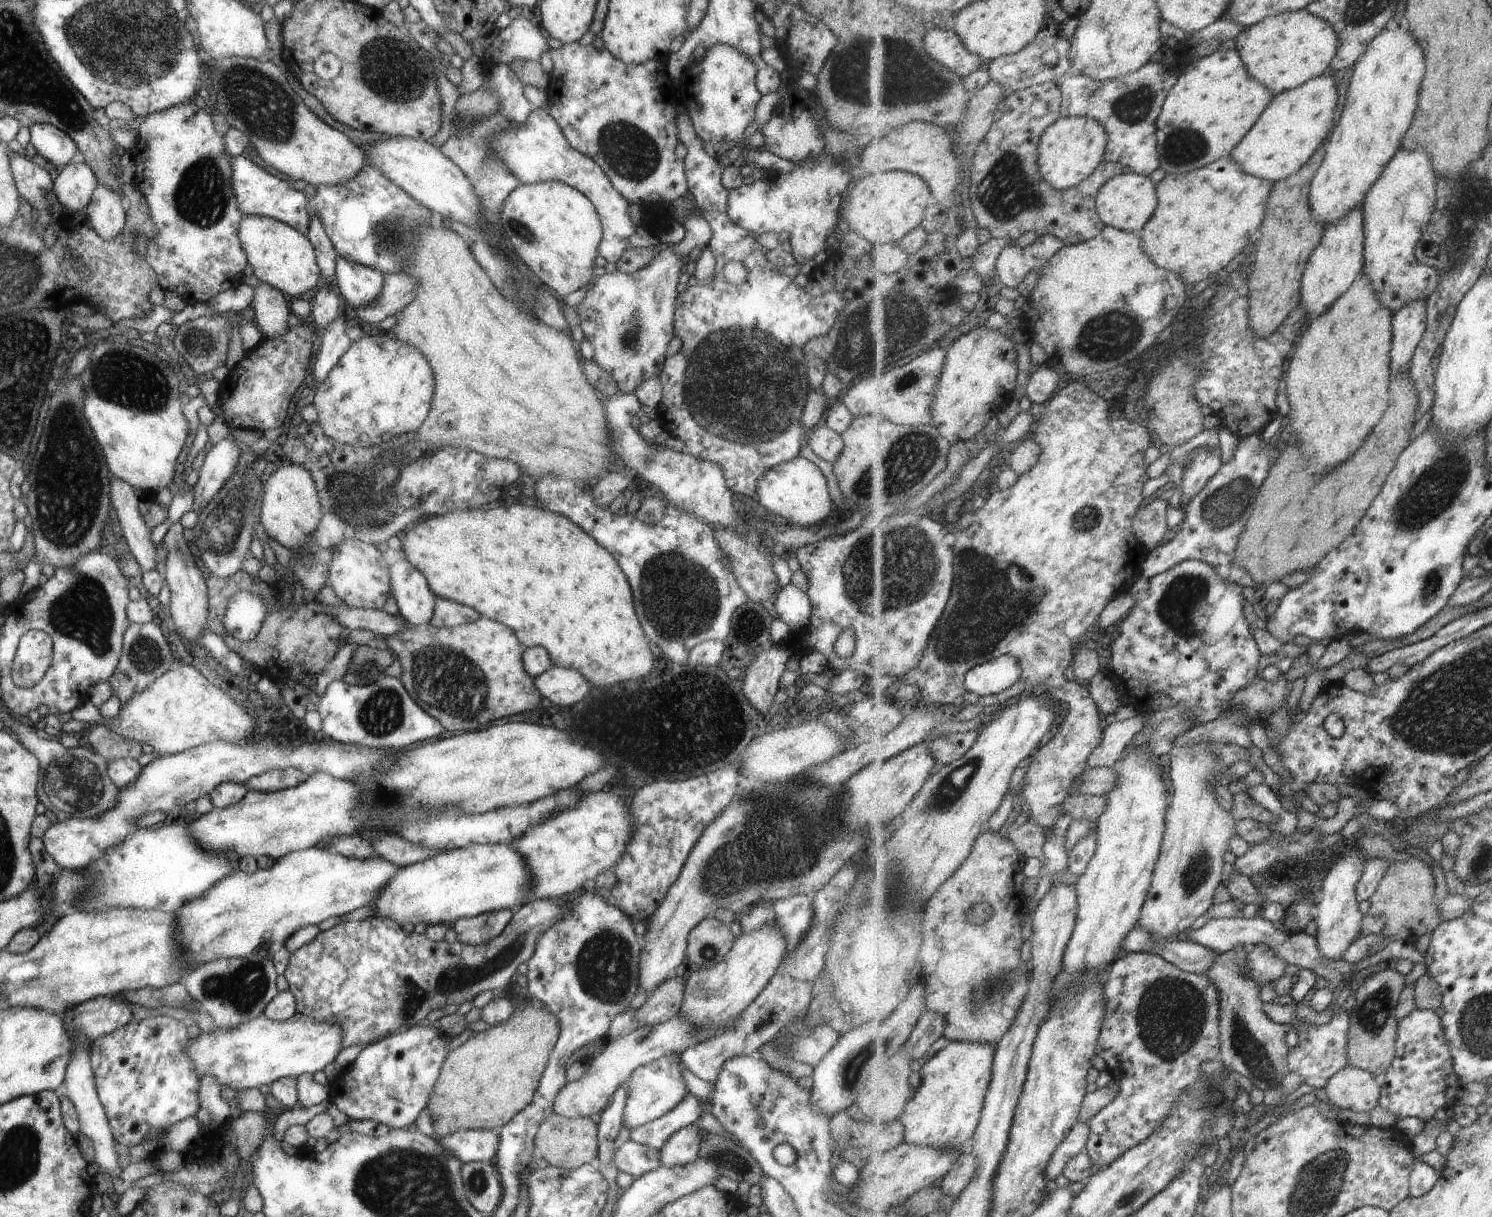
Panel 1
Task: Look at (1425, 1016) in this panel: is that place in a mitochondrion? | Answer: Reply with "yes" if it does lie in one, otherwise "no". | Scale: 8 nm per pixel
no

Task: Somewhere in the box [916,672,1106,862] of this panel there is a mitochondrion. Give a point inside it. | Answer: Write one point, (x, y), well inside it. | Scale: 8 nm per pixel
(951, 790)

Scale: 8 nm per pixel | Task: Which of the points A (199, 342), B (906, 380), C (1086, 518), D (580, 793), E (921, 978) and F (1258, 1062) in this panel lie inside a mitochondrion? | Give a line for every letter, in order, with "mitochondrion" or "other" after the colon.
A: mitochondrion
B: mitochondrion
C: mitochondrion
D: other
E: other
F: mitochondrion

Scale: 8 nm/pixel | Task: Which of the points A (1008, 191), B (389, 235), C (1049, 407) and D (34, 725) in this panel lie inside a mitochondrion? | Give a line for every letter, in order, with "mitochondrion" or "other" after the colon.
A: mitochondrion
B: mitochondrion
C: other
D: other

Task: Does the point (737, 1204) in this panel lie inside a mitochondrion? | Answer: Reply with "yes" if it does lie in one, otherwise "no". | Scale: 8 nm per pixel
no

